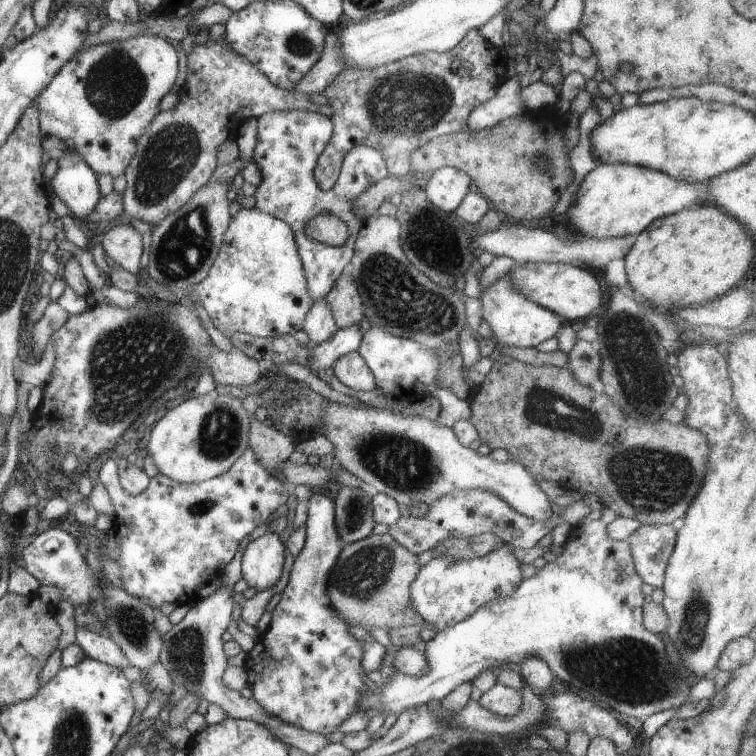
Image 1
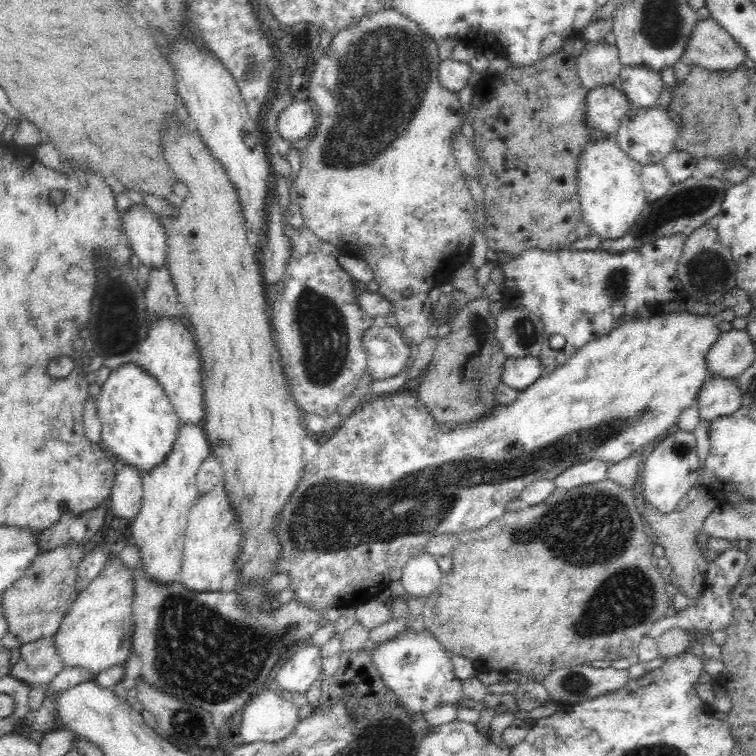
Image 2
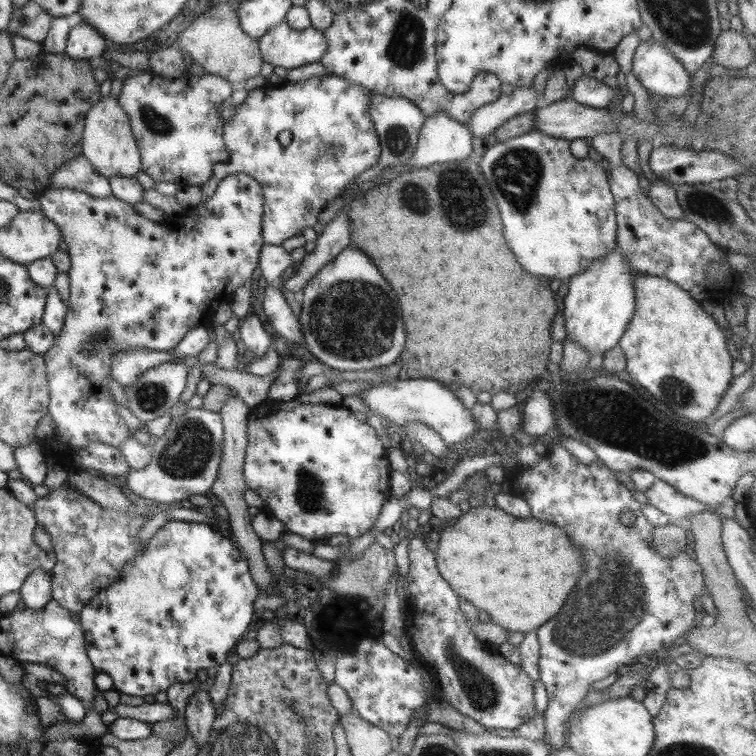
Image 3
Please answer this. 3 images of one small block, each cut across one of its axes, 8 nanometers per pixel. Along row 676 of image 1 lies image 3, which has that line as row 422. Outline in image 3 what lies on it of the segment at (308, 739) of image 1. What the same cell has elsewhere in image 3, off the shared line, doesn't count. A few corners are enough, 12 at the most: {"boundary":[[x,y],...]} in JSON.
{"boundary":[[189,408],[126,474],[154,504],[205,494],[216,479],[218,412]]}

